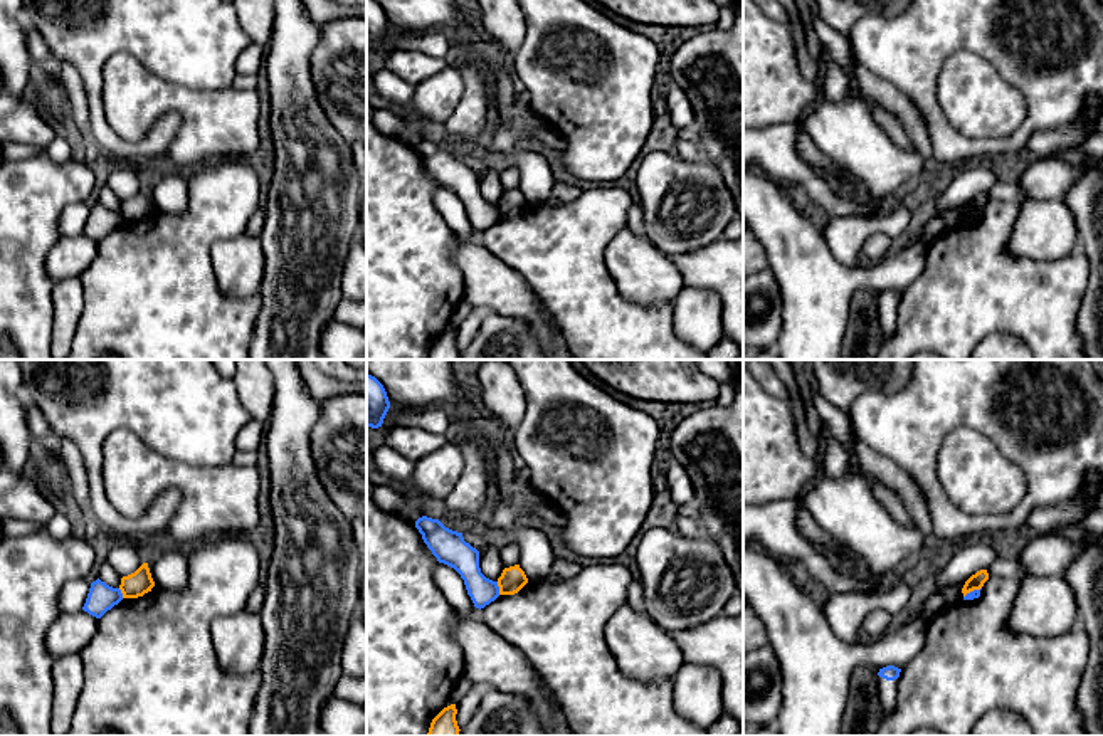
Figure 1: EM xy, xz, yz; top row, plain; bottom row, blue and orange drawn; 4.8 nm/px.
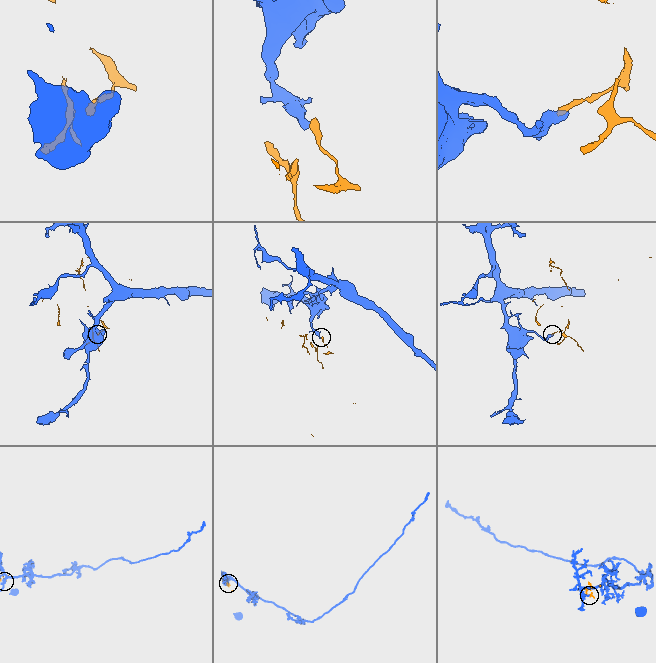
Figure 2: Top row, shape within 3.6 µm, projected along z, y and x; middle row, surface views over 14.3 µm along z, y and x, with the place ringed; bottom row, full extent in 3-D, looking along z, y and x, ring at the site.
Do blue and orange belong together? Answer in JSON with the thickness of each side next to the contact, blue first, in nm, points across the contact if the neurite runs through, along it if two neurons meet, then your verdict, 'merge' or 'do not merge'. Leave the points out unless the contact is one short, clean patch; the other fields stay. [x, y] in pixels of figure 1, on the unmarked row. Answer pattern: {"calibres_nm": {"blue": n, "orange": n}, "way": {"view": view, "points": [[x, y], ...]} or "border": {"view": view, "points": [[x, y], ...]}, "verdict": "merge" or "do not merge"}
{"calibres_nm": {"blue": 140, "orange": 120}, "border": {"view": "xz", "points": [[496, 205], [500, 217]]}, "verdict": "do not merge"}

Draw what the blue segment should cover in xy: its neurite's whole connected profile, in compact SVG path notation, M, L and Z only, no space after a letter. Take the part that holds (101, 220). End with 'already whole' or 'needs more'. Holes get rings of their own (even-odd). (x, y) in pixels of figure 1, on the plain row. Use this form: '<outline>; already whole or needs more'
M99 202L91 207L86 227L82 230L89 239L101 242L108 234L123 223L119 212L113 212Z; already whole

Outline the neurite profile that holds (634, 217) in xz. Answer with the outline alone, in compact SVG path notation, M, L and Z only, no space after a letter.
M634 203L627 213L627 229L636 235L644 235L644 215L639 203Z

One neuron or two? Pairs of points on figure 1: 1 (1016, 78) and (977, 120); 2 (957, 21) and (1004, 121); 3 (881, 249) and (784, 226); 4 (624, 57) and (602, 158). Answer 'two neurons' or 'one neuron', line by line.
1: two neurons
2: two neurons
3: two neurons
4: one neuron

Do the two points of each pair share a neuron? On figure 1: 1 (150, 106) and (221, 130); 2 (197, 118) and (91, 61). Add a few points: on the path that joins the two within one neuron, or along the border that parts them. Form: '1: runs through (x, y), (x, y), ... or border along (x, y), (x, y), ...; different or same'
1: runs through (167, 103), (190, 103), (204, 113); same
2: border along (125, 51), (115, 52), (103, 68), (103, 108); different

